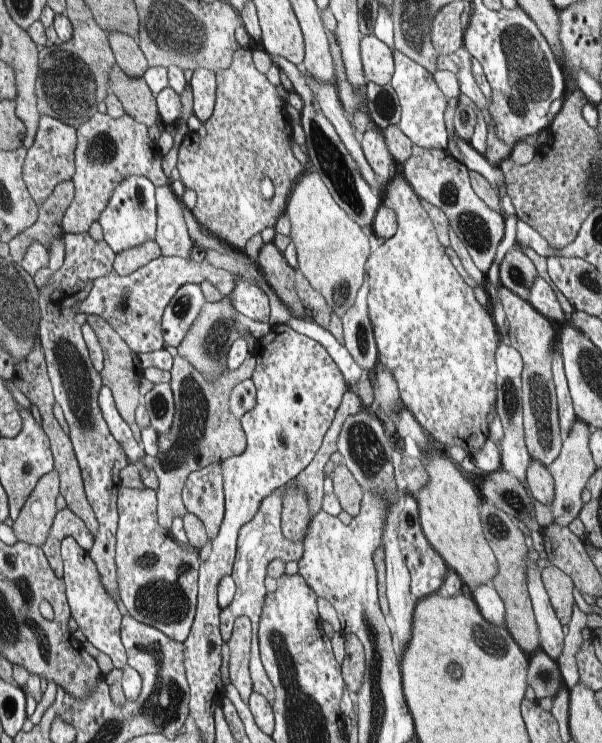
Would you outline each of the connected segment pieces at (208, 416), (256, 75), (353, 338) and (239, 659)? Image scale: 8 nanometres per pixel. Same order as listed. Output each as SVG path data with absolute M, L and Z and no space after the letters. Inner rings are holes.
M177 355L173 360L170 388L172 388L175 414L173 424L168 434L160 434L158 436L158 456L151 460L151 468L158 477L159 487L157 488L157 516L158 524L166 529L172 526L176 516L184 516L187 513L185 504L182 500L182 489L188 474L191 472L202 470L210 464L222 463L223 460L228 460L231 456L241 455L247 447L246 434L242 428L241 418L232 416L228 406L228 396L232 392L232 388L242 380L251 378L254 368L256 368L255 355L250 355L238 370L226 369L214 382L208 382L186 358Z
M239 49L232 64L226 70L215 73L218 77L218 98L214 114L204 123L206 136L200 136L196 131L186 132L180 144L176 166L180 173L179 180L197 194L196 205L191 210L195 220L224 245L242 251L252 236L275 227L279 216L285 214L288 192L296 176L302 172L302 164L294 158L290 148L292 128L284 110L284 100L266 75L254 66L252 49ZM261 177L268 177L274 186L274 194L269 199L260 192Z
M368 280L358 291L356 302L342 316L344 346L365 374L374 372L379 362L379 348L375 342L374 325L367 305Z
M238 616L234 620L231 639L227 644L229 646L229 679L247 705L253 693L253 682L249 671L251 644L251 620L248 616Z

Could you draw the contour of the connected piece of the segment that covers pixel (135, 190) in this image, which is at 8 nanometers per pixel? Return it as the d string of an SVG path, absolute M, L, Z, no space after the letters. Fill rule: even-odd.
M128 176L112 192L111 202L100 215L99 223L104 232L103 240L111 245L112 252L117 255L124 250L136 248L148 240L156 240L157 202L155 199L155 184L146 176Z

